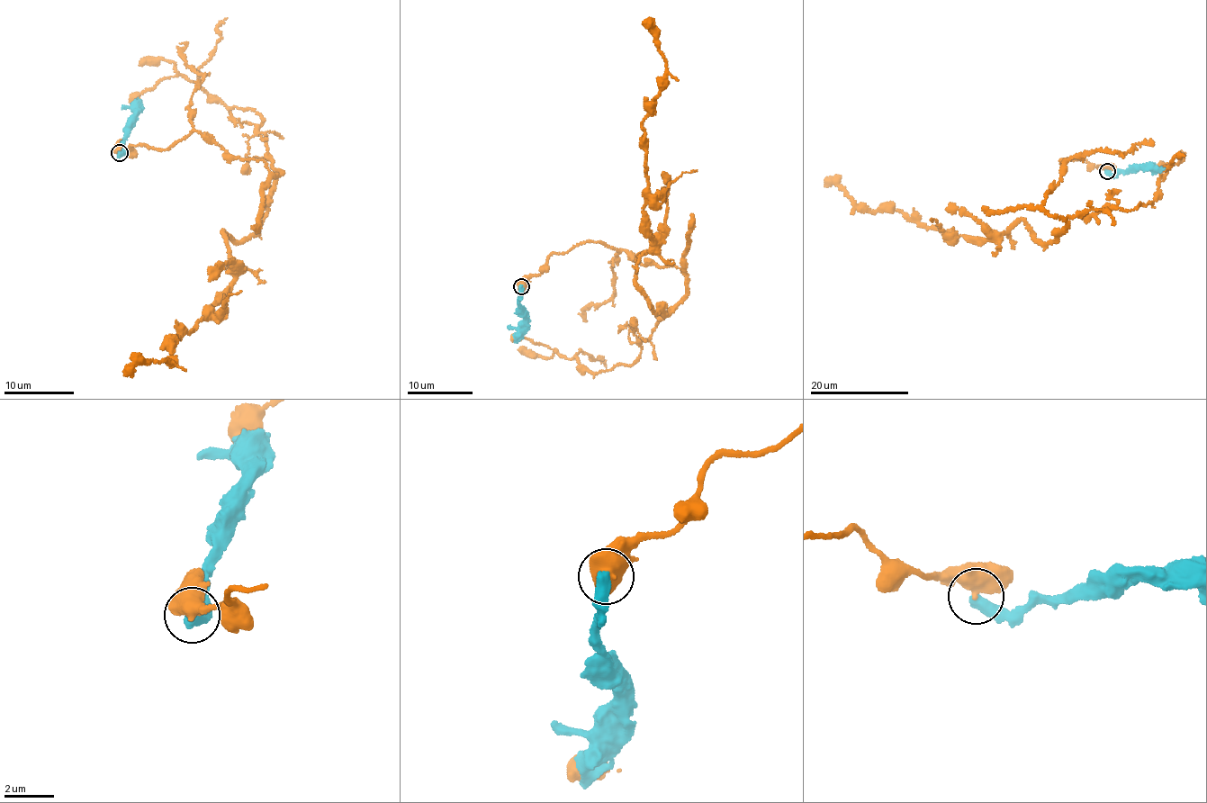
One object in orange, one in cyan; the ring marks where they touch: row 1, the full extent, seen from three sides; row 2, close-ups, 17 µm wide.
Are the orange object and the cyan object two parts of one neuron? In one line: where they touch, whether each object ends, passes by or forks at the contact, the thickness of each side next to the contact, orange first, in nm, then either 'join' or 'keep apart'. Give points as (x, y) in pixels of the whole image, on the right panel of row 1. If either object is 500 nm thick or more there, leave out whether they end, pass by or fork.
(1107, 171) | 850/500 nm | keep apart

